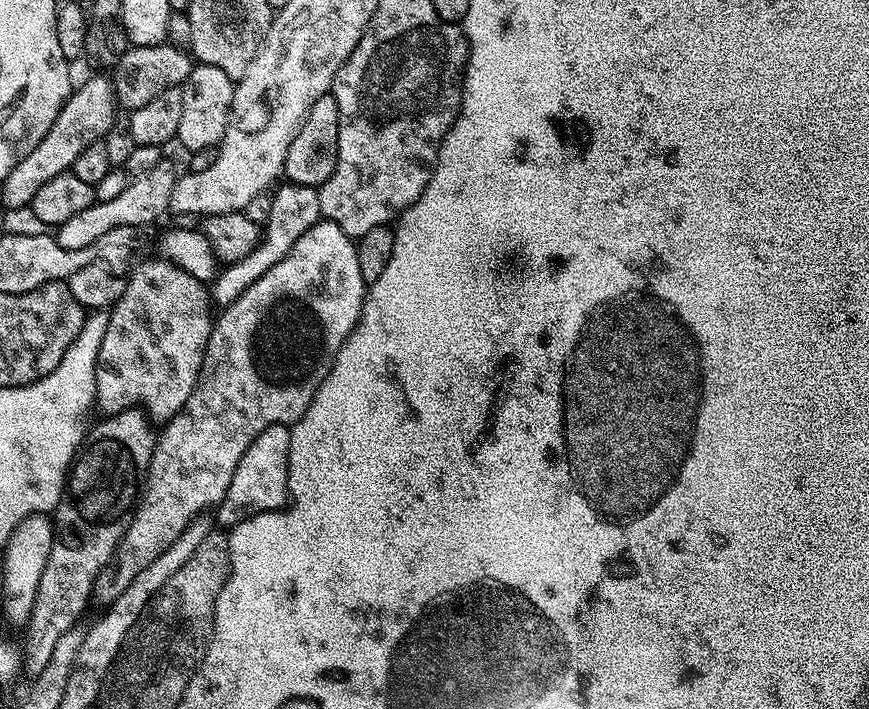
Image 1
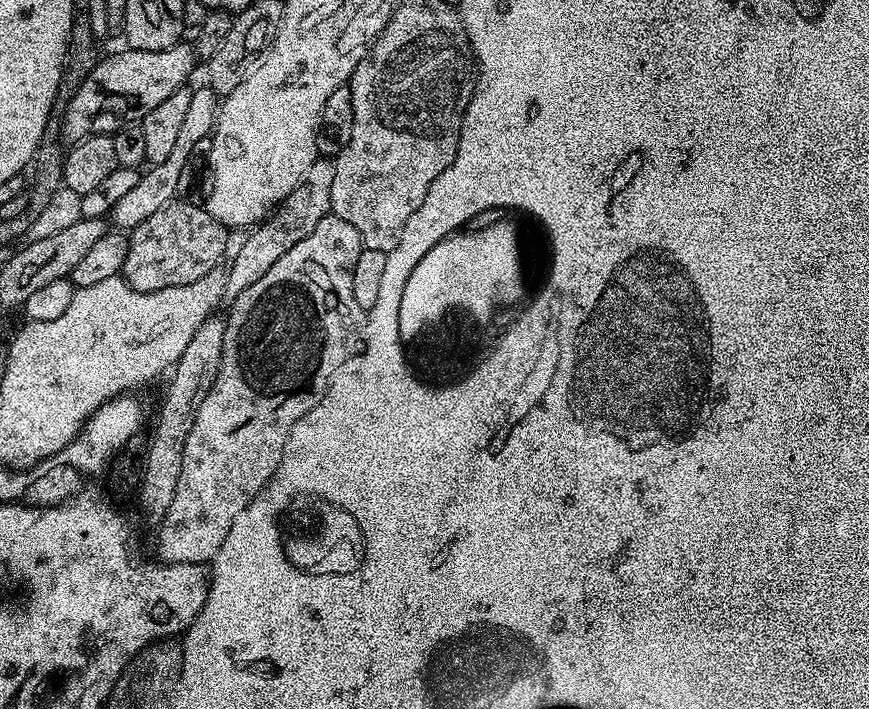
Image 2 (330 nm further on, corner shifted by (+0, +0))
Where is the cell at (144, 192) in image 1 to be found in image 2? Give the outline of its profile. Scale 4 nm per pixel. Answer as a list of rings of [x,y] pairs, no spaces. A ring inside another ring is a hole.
[[[211,86],[196,88],[190,98],[190,107],[184,120],[178,138],[174,145],[174,151],[167,156],[166,162],[158,162],[151,165],[140,177],[138,186],[133,188],[112,207],[110,220],[117,229],[131,230],[138,227],[150,214],[155,214],[157,210],[162,210],[162,206],[171,204],[177,199],[178,180],[181,177],[182,168],[186,166],[187,159],[190,158],[194,146],[202,139],[211,137],[218,115],[218,97]],[[116,223],[116,224],[115,224]]]

